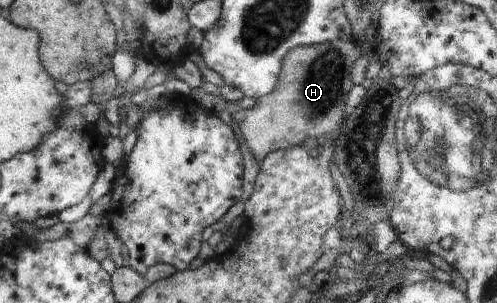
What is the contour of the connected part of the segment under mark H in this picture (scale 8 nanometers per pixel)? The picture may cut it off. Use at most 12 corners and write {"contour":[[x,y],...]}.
{"contour":[[360,43],[286,54],[238,126],[259,164],[341,128]]}

